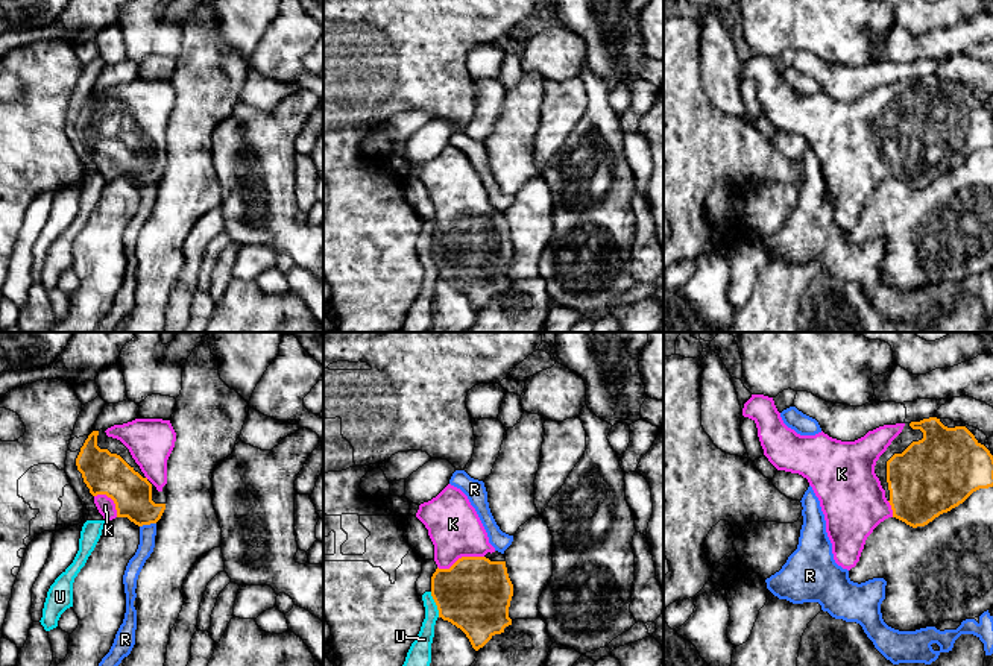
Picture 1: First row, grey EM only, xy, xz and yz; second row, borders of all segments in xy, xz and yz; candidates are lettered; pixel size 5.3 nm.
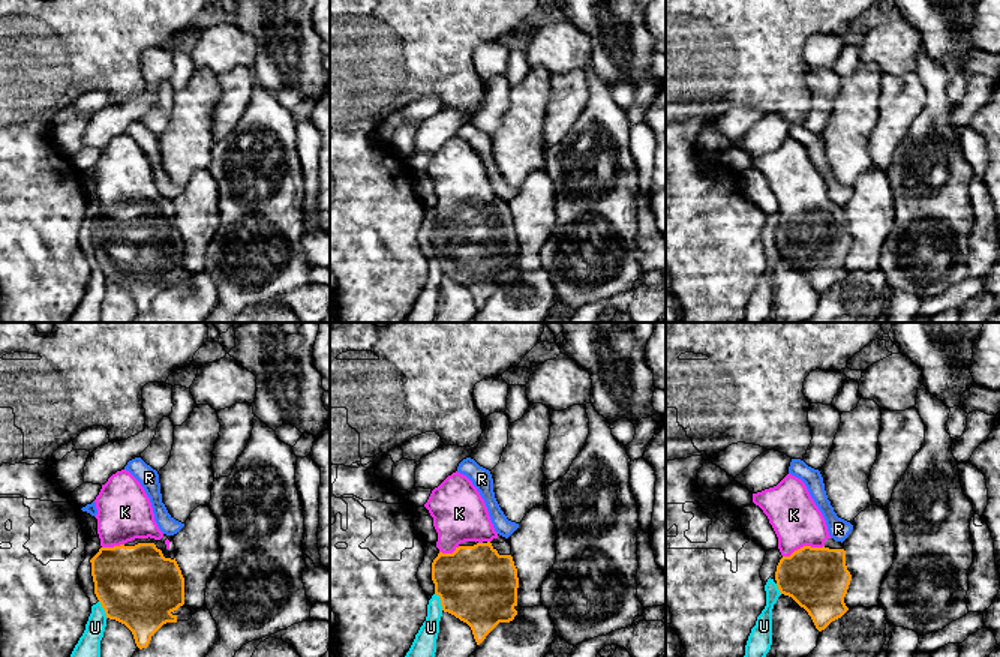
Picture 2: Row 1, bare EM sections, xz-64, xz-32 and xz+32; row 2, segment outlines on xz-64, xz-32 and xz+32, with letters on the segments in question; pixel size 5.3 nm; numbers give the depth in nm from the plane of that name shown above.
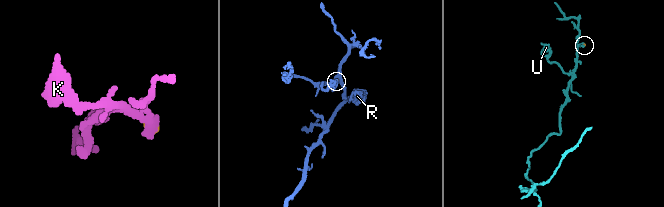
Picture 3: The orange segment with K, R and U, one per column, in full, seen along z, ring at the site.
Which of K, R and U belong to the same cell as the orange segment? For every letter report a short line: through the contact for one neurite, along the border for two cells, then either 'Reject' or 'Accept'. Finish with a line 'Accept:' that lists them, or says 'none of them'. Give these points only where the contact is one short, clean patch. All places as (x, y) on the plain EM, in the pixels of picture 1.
K: Accept
R: Reject
U: Reject
Accept: K

